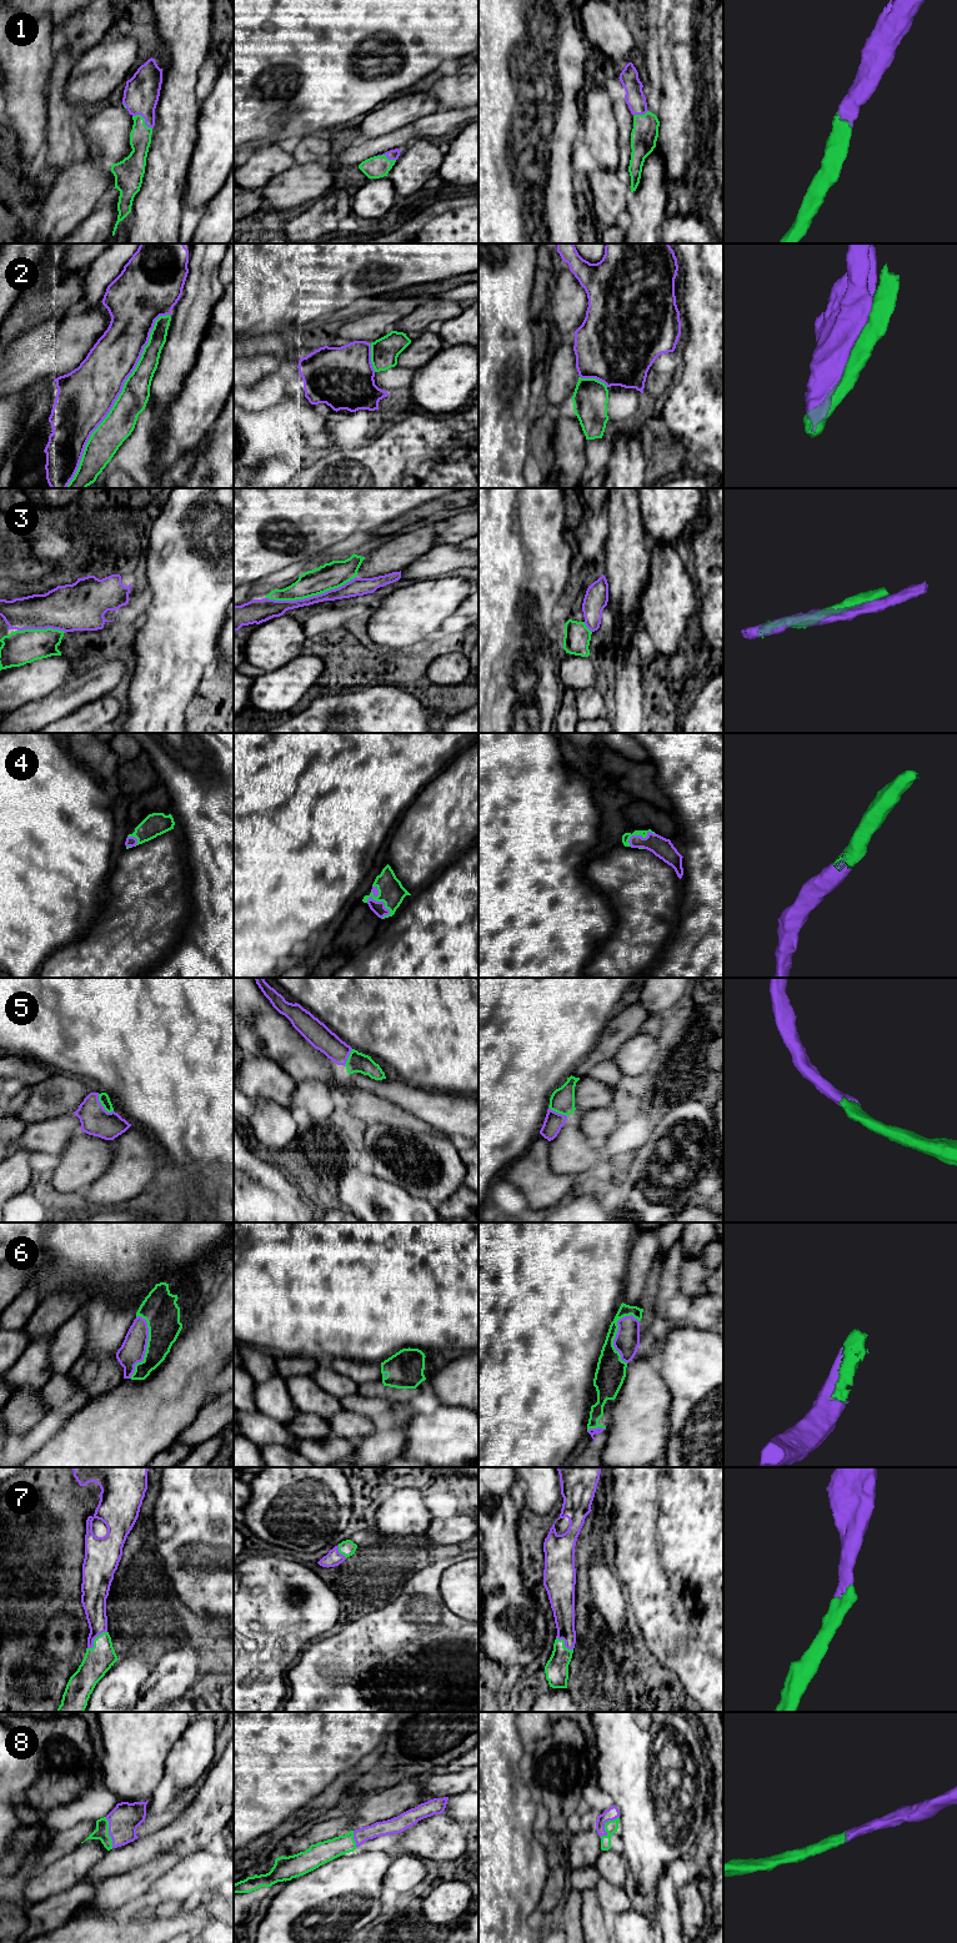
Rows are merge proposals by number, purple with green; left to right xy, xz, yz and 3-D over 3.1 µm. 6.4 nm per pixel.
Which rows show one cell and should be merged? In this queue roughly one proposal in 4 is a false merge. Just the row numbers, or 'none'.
1, 4, 5, 6, 7, 8

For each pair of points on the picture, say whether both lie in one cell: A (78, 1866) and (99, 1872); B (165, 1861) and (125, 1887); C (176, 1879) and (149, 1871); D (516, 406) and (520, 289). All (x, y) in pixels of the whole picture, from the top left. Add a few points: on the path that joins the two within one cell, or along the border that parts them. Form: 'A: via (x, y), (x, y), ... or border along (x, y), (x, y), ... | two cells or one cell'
A: border along (108, 1851), (88, 1872), (86, 1882) | two cells
B: via (155, 1868), (135, 1883) | one cell
C: border along (185, 1857), (168, 1869), (143, 1897) | two cells
D: via (512, 377), (512, 317) | one cell

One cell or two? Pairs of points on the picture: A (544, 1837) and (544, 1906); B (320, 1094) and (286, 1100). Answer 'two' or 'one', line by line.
A: one
B: one

